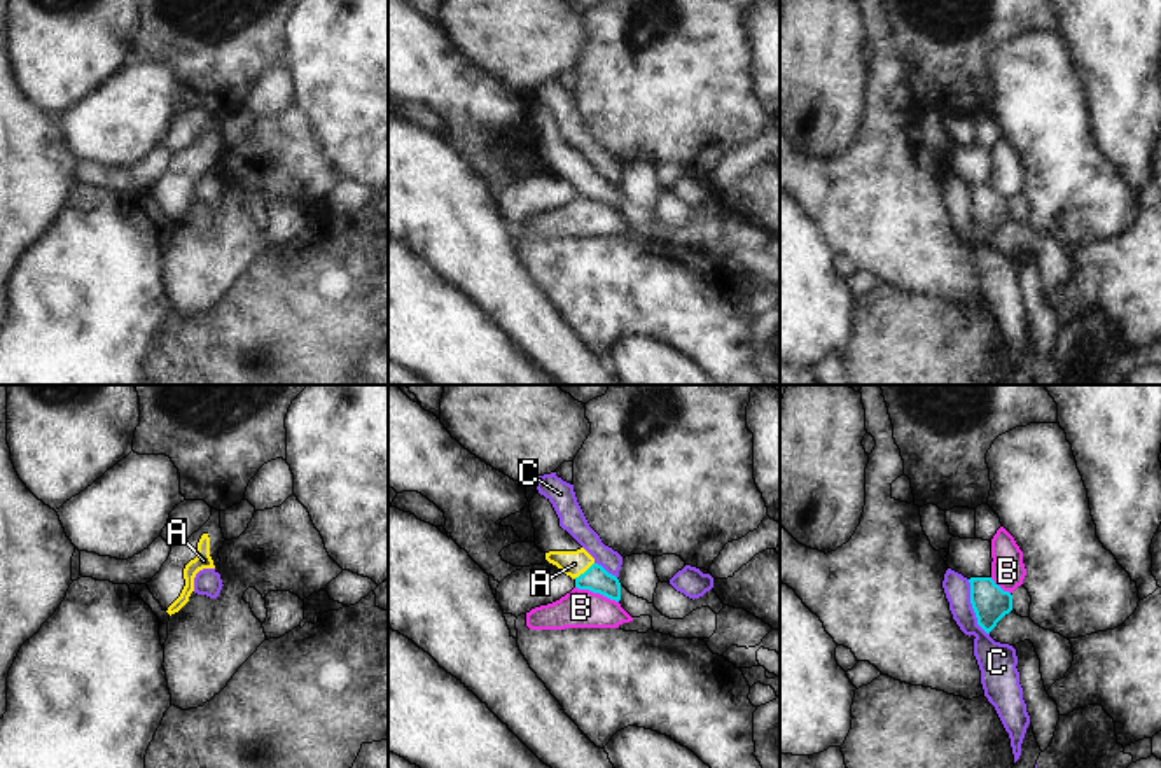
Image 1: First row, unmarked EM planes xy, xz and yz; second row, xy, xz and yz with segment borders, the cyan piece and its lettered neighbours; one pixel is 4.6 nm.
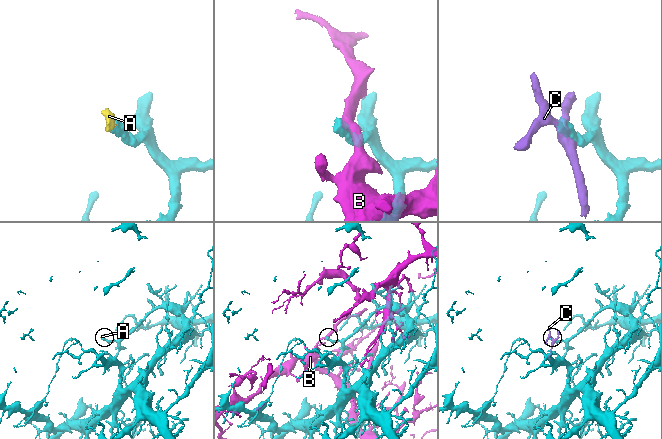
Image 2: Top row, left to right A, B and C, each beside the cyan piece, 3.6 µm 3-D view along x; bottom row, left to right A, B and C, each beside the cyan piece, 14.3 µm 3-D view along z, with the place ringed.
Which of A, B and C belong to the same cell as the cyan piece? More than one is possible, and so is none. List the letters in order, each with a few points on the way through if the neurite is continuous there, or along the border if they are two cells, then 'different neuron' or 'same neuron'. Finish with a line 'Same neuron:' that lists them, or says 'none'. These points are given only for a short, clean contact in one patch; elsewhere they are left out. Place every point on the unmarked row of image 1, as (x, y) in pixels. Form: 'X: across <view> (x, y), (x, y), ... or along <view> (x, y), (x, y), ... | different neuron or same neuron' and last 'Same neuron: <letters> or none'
A: across xz (597, 188), (584, 181), (574, 172) | same neuron
B: along xz (576, 195), (598, 200), (618, 210) | different neuron
C: different neuron
Same neuron: A

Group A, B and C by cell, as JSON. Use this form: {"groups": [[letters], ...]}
{"groups": [["A"], ["B"], ["C"]]}

